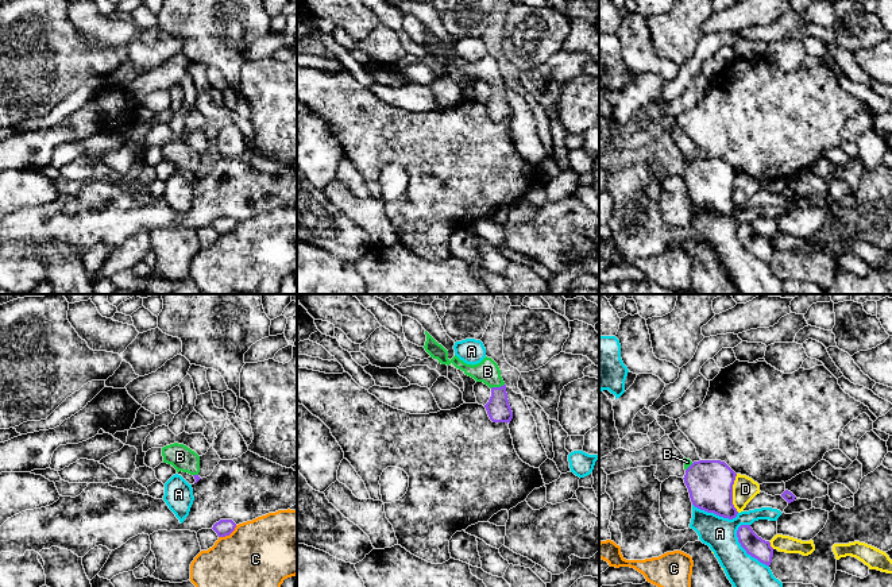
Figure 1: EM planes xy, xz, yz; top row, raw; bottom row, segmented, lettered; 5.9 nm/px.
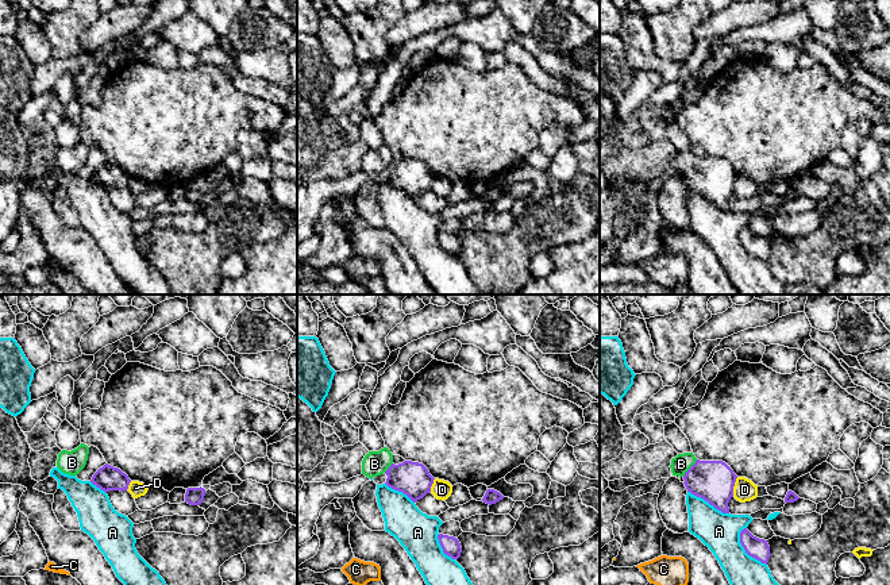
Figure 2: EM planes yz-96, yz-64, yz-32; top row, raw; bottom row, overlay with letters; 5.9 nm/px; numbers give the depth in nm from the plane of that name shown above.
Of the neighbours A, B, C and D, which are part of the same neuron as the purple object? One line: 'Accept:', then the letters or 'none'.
Accept: B

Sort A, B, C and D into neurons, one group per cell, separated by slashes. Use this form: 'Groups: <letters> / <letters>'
Groups: A / B / C / D

